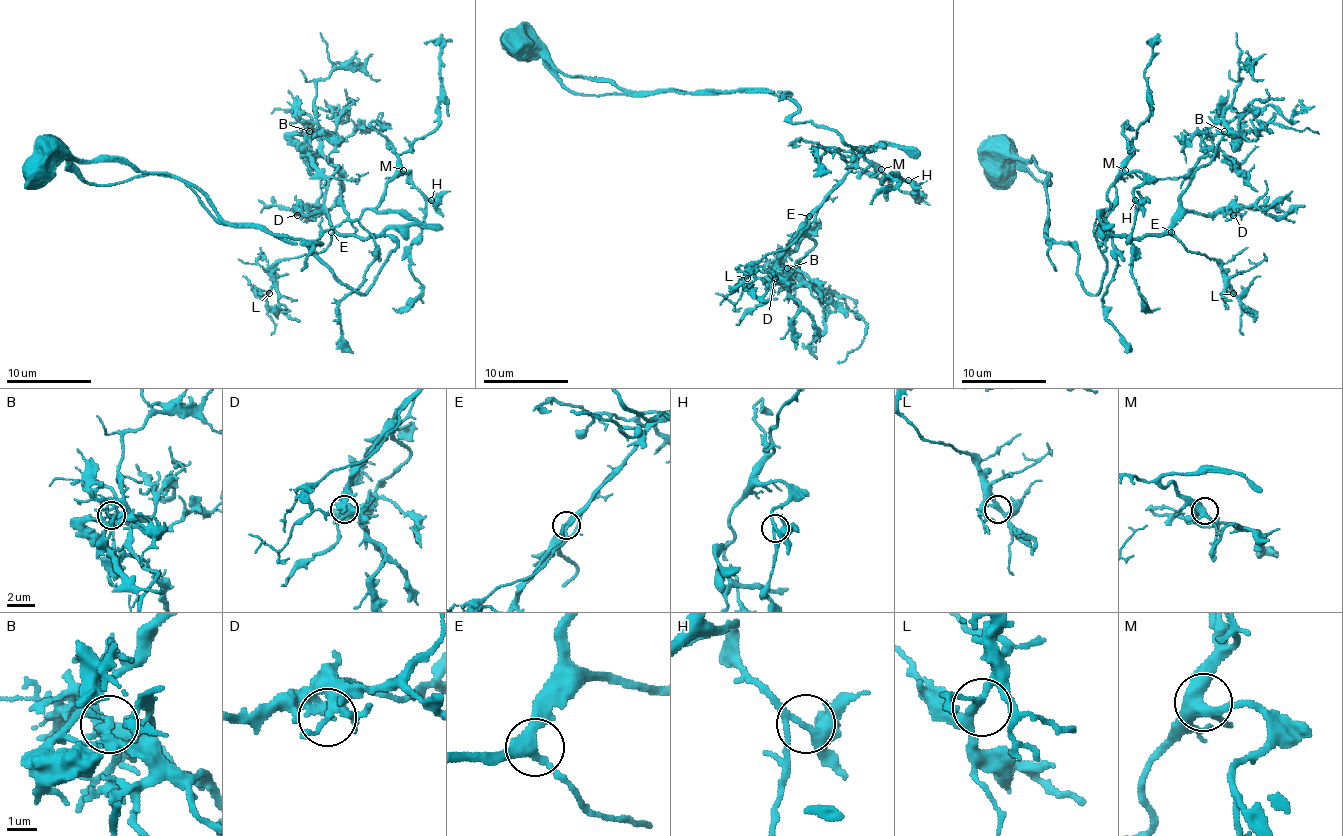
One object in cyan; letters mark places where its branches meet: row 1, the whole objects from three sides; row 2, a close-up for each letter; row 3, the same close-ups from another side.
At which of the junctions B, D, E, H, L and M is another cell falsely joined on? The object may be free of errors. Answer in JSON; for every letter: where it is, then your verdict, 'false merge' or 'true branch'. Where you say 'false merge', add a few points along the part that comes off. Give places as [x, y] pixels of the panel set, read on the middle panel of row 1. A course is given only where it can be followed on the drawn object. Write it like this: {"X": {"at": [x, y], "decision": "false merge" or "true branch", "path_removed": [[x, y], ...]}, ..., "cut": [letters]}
{"B": {"at": [787, 268], "decision": "false merge", "path_removed": [[787, 269], [781, 263], [781, 254], [804, 229], [828, 193], [845, 178]]}, "D": {"at": [775, 278], "decision": "true branch"}, "E": {"at": [809, 216], "decision": "true branch"}, "H": {"at": [908, 180], "decision": "true branch"}, "L": {"at": [747, 278], "decision": "true branch"}, "M": {"at": [881, 169], "decision": "true branch"}, "cut": ["B"]}

